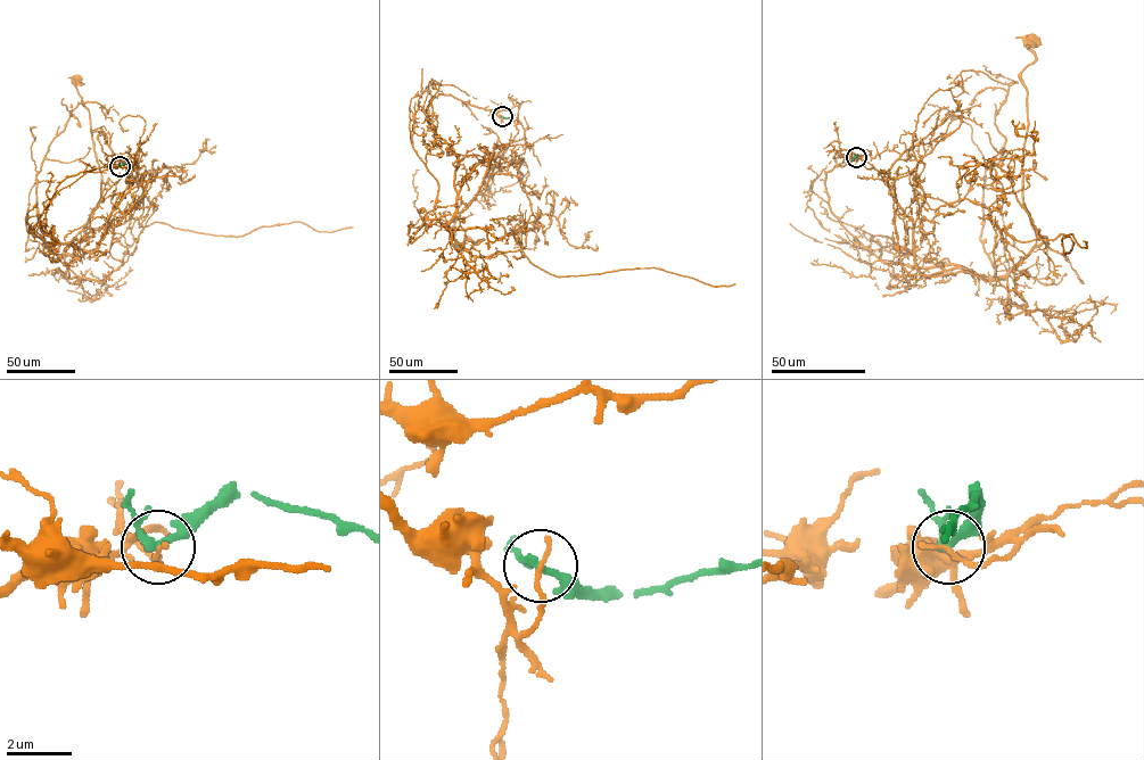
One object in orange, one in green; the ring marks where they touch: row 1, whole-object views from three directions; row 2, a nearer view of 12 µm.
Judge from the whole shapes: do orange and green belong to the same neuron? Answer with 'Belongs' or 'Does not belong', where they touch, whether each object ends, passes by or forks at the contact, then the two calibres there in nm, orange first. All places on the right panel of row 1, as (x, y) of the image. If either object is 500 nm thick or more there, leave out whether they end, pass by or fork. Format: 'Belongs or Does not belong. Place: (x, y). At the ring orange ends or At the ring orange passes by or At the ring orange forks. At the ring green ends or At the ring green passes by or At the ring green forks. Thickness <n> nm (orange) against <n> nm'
Does not belong. Place: (856, 157). At the ring orange ends. At the ring green forks. Thickness 160 nm (orange) against 180 nm

